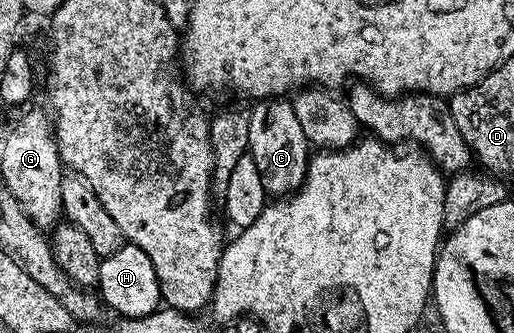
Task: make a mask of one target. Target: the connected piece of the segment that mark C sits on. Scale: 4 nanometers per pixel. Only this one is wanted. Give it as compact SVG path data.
M262 99L255 109L249 110L248 155L260 171L267 194L274 199L282 199L300 189L310 166L312 146L296 119L293 104L286 99Z

